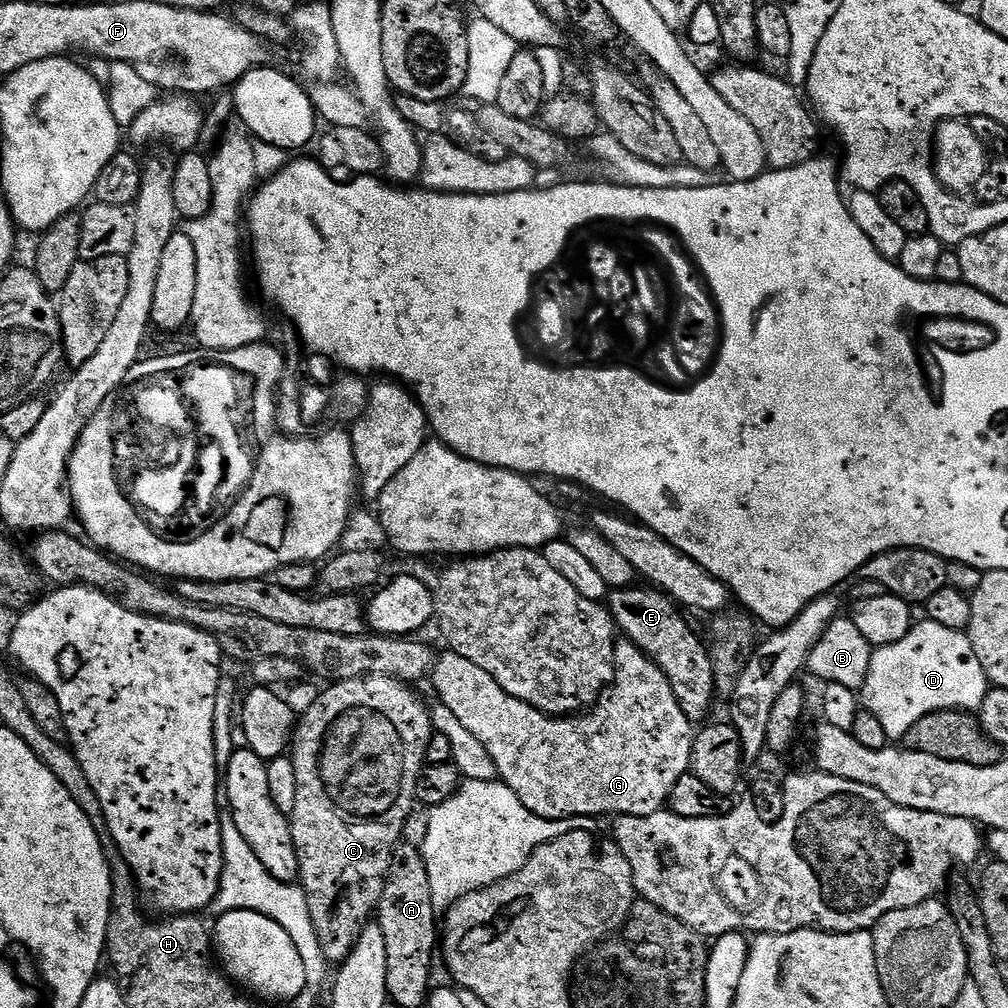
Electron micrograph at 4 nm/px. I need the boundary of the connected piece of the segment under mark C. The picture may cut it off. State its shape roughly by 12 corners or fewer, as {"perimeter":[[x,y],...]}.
{"perimeter":[[333,683],[290,745],[294,850],[343,962],[380,907],[432,713]]}

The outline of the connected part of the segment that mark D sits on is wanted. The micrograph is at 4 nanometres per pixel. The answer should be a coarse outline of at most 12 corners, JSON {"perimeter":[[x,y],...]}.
{"perimeter":[[924,618],[875,649],[862,704],[889,741],[975,713],[988,675],[967,632]]}

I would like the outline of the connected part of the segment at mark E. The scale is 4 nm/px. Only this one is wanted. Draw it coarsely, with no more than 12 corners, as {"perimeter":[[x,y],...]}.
{"perimeter":[[655,586],[611,593],[613,621],[666,674],[694,726],[717,699],[709,645]]}

